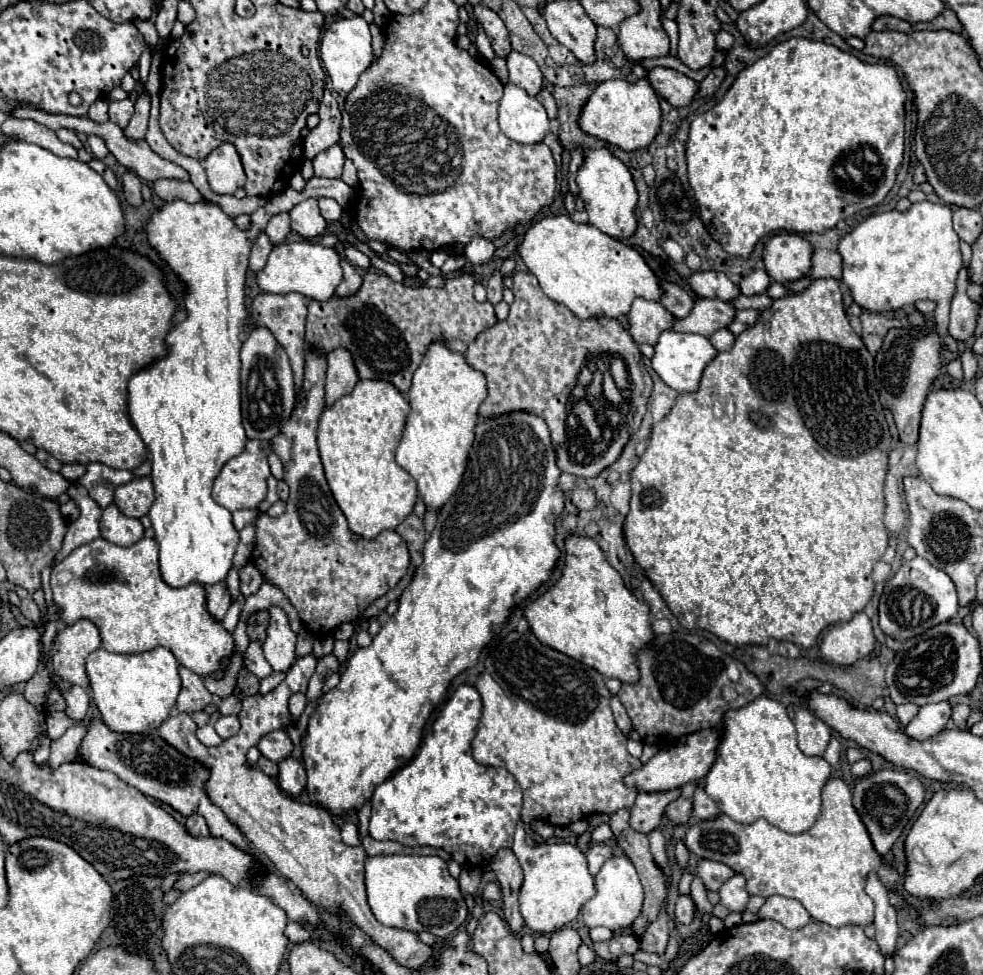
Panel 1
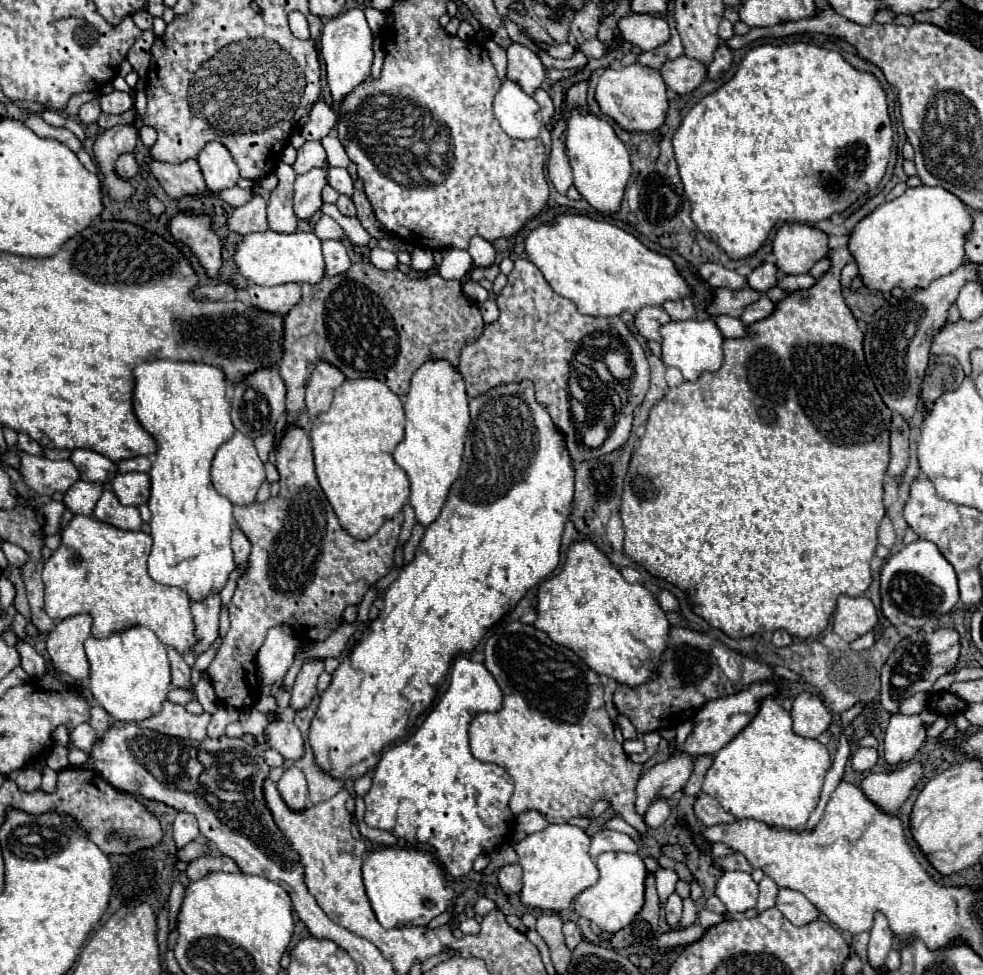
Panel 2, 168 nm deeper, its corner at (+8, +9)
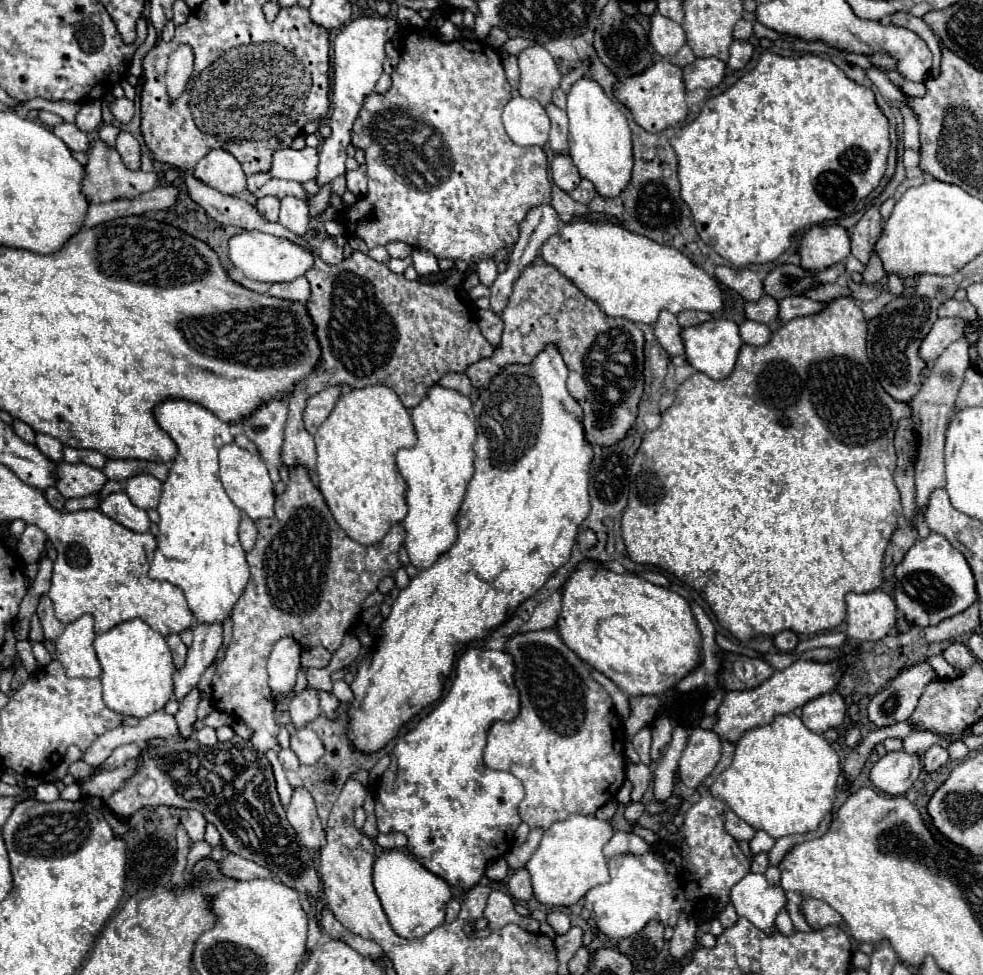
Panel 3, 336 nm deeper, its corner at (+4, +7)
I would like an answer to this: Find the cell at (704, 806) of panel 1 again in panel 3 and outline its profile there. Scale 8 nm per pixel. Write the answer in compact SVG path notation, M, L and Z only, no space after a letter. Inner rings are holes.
M730 808L724 812L724 828L726 828L726 832L732 836L732 838L736 838L736 840L752 840L752 836L754 836L754 828L752 826L748 826L742 818L738 818Z

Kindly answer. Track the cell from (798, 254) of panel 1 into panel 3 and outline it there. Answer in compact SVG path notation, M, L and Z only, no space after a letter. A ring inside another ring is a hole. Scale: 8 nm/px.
M812 226L804 232L798 256L800 256L800 268L806 268L810 272L826 270L850 254L850 238L846 236L846 230L842 226Z

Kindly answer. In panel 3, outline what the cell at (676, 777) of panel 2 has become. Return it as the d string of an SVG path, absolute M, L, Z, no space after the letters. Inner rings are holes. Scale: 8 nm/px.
M696 728L688 738L688 746L682 752L678 764L678 776L688 788L698 788L702 780L714 770L720 760L720 736L712 730Z

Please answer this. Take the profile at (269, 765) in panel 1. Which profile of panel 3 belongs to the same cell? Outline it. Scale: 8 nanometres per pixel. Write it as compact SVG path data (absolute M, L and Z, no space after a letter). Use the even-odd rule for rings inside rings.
M280 750L278 760L282 762L284 770L296 770L300 766L300 762L298 762L298 758L296 758L296 754L292 750Z

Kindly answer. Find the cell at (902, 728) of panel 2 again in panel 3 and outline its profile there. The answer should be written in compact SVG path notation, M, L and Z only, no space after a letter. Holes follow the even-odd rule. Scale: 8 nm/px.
M904 750L886 752L870 770L870 780L888 794L904 794L922 768L920 754L908 754Z

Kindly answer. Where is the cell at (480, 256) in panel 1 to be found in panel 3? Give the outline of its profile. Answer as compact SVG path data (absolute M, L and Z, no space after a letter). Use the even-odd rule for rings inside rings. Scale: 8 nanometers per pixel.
M486 258L486 260L480 260L480 262L478 262L476 272L478 272L482 284L492 286L492 282L494 282L496 276L498 276L498 266L496 266L496 262L494 262L492 258Z

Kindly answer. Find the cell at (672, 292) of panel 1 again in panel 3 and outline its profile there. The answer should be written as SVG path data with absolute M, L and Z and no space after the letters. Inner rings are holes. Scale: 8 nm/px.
M684 310L678 314L678 324L680 326L694 326L694 324L702 324L708 322L712 316L706 312L694 312L694 310Z

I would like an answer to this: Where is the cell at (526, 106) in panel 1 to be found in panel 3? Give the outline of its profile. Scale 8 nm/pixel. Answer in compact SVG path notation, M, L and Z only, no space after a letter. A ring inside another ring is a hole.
M512 98L502 112L502 122L506 134L518 146L544 146L548 142L550 120L534 98Z

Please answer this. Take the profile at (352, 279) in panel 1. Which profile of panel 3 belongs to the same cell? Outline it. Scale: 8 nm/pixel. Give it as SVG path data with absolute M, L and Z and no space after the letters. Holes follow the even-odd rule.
M326 238L326 240L322 242L322 246L318 248L318 256L320 256L326 264L334 266L334 264L340 264L340 262L344 260L344 250L342 250L342 246L340 246L338 242L334 242L332 238Z

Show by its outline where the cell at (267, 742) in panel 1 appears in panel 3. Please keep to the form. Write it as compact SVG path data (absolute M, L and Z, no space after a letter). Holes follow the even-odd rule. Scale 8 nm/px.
M302 726L290 736L290 748L300 764L316 764L324 754L324 746L310 726Z

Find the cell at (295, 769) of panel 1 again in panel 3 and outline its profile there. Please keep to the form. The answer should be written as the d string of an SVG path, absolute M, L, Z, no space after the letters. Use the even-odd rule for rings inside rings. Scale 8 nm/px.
M302 786L294 788L290 806L286 808L286 818L292 824L292 828L296 830L300 842L312 850L312 856L326 844L324 828L316 814L312 794L306 788Z

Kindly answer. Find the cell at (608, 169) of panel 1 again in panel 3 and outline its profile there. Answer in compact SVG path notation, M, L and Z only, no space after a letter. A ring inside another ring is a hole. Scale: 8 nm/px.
M580 78L568 92L568 118L570 118L570 156L582 174L590 180L602 198L616 198L628 186L632 176L632 138L626 116L618 110L616 102L604 94L598 82Z

